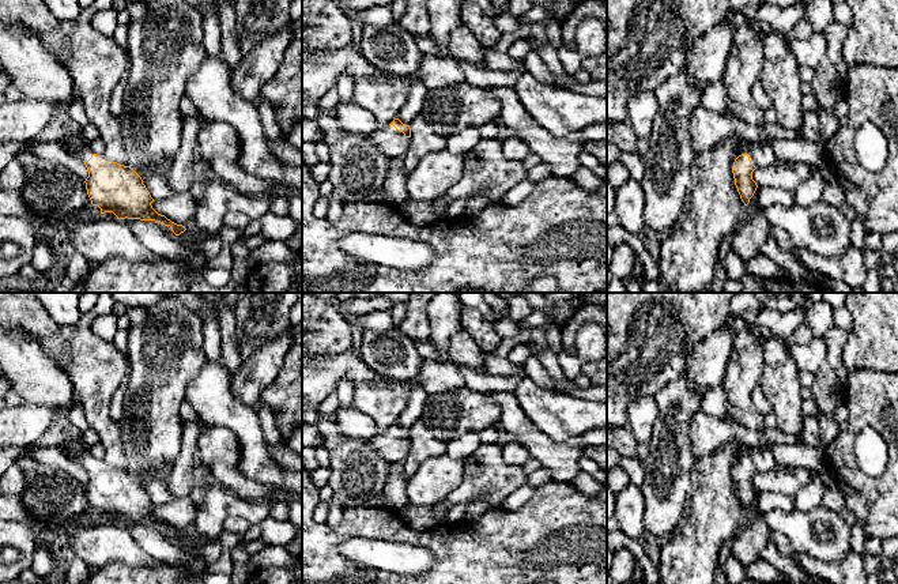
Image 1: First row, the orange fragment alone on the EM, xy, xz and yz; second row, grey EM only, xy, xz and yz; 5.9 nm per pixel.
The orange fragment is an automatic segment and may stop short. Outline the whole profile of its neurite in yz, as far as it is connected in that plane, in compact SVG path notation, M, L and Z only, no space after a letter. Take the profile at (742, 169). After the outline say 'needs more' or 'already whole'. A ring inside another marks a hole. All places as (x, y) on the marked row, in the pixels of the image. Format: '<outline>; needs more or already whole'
M766 142L755 144L746 154L742 154L735 159L732 173L735 185L744 206L750 203L750 199L758 188L756 182L752 180L752 172L755 169L771 166L776 162L777 158Z; needs more

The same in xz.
M395 118L388 127L370 133L369 137L389 159L403 157L411 143L411 128Z; needs more

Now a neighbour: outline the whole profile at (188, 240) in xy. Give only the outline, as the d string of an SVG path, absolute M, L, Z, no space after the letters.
M185 230L184 233L181 233L180 236L181 244L184 248L188 249L196 249L197 245L200 244L200 238L196 237L196 234L189 233L188 230Z

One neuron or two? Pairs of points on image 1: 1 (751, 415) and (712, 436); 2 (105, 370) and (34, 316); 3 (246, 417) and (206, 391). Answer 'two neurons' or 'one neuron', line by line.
1: two neurons
2: one neuron
3: one neuron

